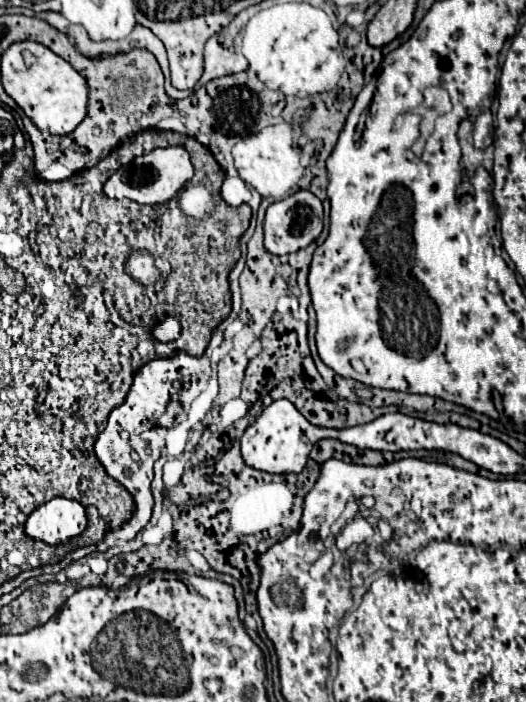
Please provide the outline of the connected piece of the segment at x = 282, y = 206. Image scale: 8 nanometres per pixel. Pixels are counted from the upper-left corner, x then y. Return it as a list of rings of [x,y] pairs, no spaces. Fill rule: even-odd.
[[[299,190],[285,200],[273,202],[265,212],[265,250],[271,254],[289,254],[309,246],[323,230],[323,206],[321,200],[309,190]]]

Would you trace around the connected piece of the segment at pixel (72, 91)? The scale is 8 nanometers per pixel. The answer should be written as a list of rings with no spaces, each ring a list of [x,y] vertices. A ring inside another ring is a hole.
[[[25,40],[11,44],[1,60],[1,78],[5,92],[23,108],[39,130],[67,136],[87,116],[87,80],[67,60],[39,42]]]

